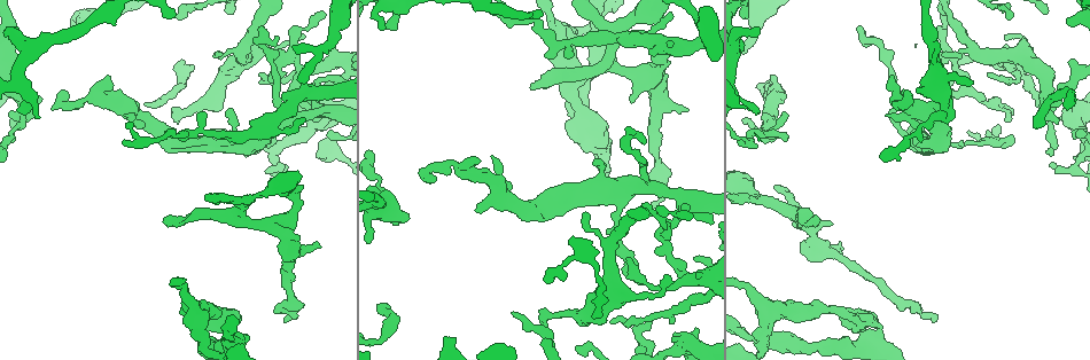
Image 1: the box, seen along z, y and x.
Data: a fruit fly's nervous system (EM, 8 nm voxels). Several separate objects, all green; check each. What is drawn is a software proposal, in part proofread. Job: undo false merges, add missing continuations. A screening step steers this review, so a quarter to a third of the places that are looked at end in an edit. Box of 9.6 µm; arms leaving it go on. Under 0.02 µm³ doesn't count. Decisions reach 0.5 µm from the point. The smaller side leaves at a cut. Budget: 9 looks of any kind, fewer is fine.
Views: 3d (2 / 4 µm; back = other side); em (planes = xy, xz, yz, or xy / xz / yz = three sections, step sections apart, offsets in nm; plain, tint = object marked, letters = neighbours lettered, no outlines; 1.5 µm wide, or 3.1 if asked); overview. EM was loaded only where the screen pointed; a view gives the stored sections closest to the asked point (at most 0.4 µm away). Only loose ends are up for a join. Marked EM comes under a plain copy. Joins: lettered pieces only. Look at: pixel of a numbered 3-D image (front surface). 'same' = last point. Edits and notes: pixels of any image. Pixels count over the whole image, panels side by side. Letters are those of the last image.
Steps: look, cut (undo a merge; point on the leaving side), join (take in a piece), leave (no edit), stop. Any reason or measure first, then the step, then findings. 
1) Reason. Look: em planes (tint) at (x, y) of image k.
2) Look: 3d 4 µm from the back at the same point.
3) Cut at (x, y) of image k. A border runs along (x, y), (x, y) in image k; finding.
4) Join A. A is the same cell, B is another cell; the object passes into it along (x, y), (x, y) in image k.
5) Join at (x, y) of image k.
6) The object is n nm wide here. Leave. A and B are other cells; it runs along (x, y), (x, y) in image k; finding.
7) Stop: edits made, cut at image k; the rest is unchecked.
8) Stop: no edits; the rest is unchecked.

Three arms meet. Look: em yz step 8 (tint) at (881, 332) of image 1.

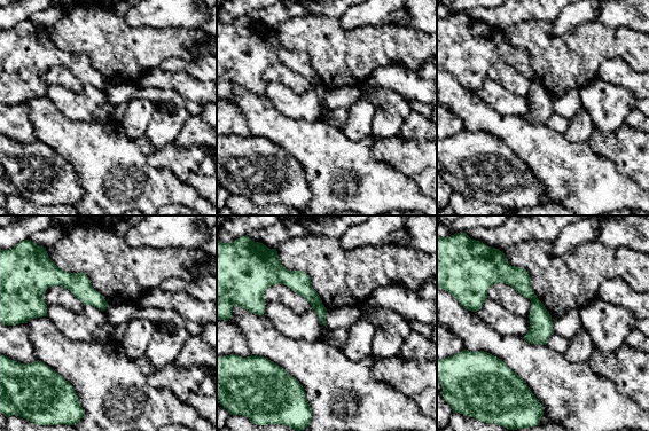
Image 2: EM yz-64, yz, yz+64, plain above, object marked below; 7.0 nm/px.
Look: em xy step 8 (letters) at the same point.

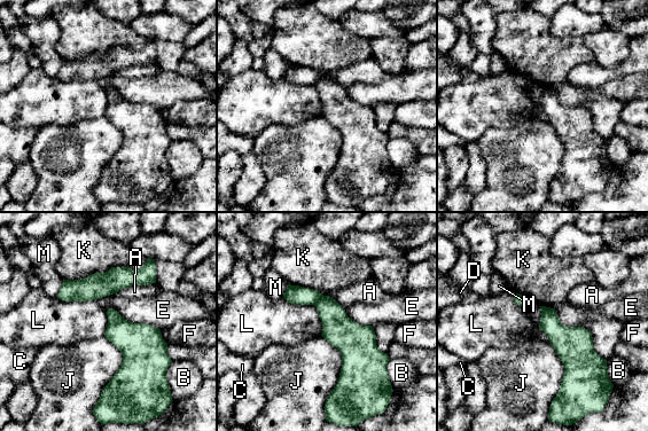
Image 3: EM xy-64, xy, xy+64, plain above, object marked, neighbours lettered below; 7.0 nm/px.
The longest contact is with K, 600 nm. Cut at (338, 329) of image 3. A, B, C, D, E, F, J, K, L and M are other cells; a border runs along (322, 295), (314, 305) in image 3; a second neuron is stuck on.

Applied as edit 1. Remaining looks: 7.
Redraw. Look: overview.

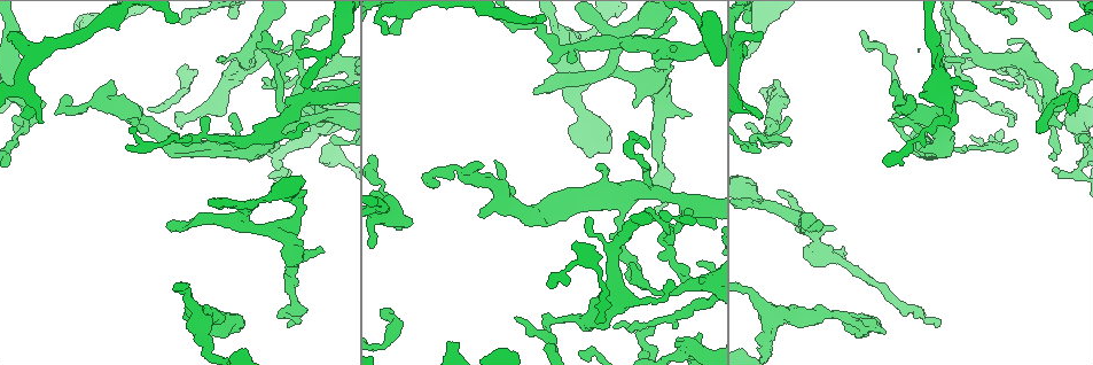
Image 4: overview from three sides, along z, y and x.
Free end. Look: 3d 2 µm at (690, 114) of image 4.

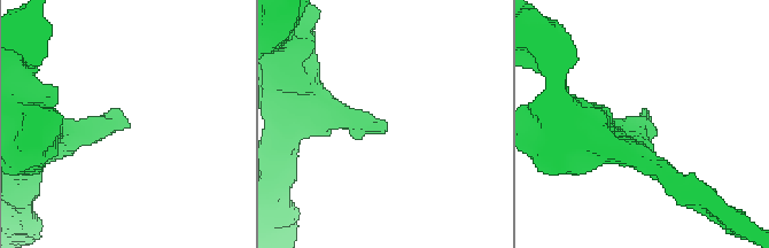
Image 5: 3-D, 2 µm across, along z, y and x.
Need the tissue. Look: em planes (letters) at (651, 128) of image 5.

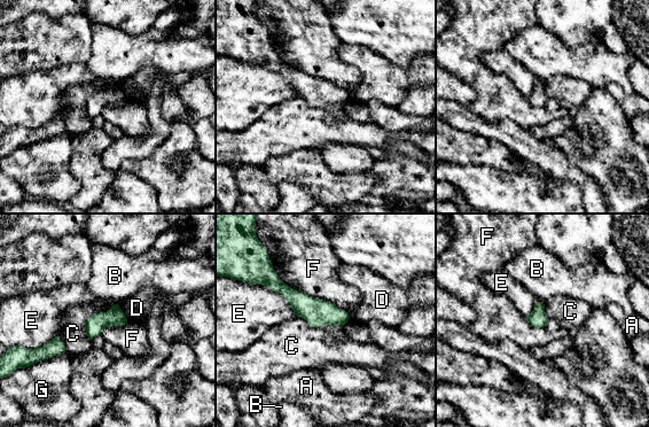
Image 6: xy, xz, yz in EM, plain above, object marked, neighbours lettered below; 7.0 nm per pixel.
Leave. A, B, C, D, E, F and G are other cells; a border runs along (272, 265), (289, 286), (350, 316) in image 6; no lettered piece goes on from it.

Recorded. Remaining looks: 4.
Free end. Look: em yz step 8 (letters) at (752, 126) of image 4.

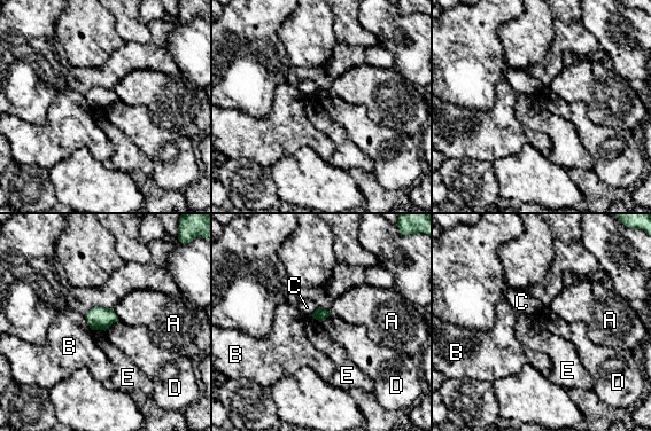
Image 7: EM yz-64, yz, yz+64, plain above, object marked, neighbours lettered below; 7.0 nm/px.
Leave. A, B, C, D and E are other cells; a border runs along (113, 307), (119, 319) in image 7; none of them fits.

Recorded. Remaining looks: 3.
Tapers out. Look: em planes (letters) at (1054, 160) of image 4.

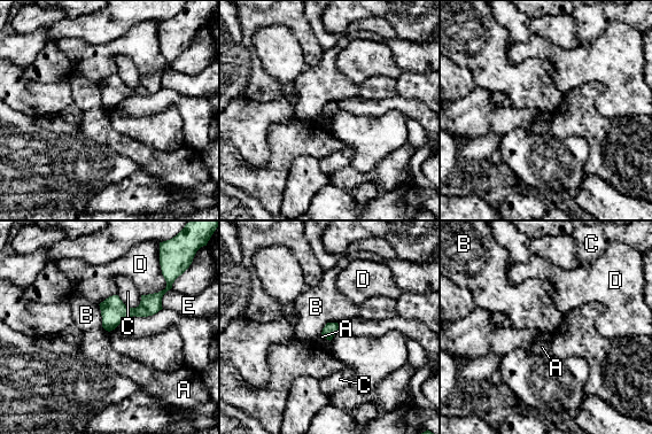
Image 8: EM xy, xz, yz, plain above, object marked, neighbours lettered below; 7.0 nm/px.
Leave. A, B, C, D and E are other cells; a border runs along (102, 326), (108, 332) in image 8; no lettered piece goes on from it.

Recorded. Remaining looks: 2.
Stop: edits made, cut at image 3; the rest is unchecked.

